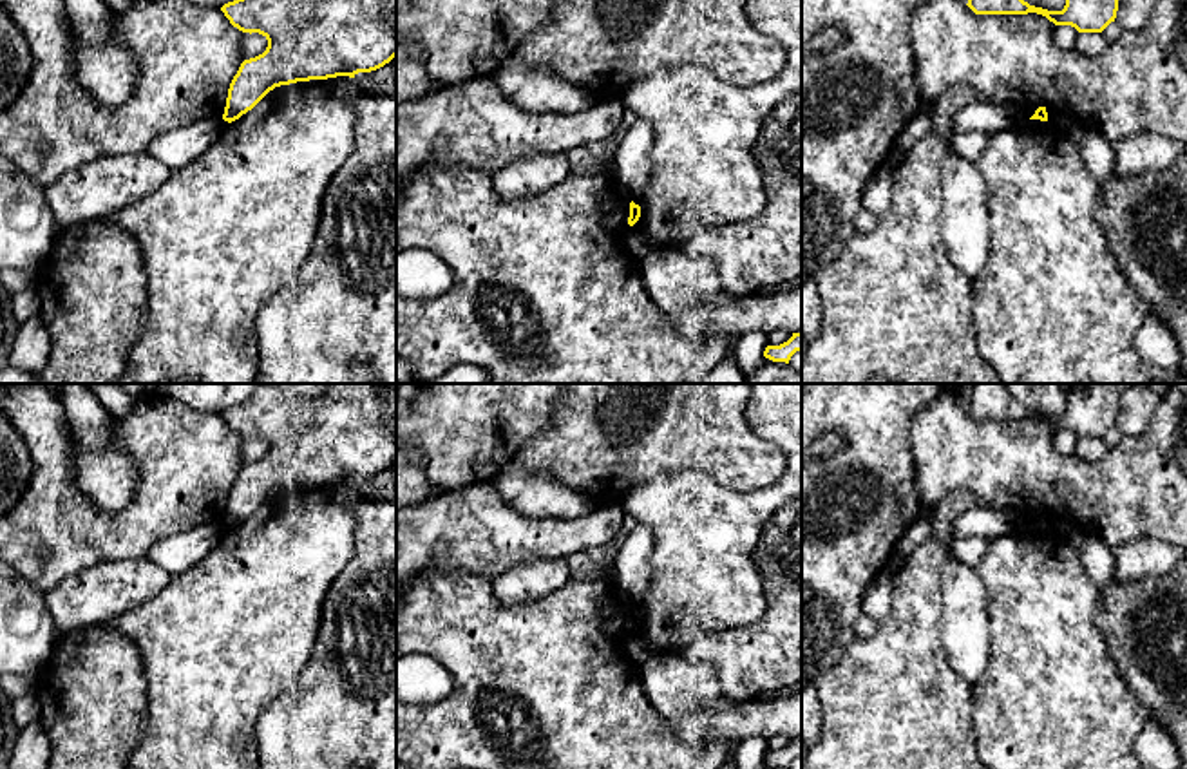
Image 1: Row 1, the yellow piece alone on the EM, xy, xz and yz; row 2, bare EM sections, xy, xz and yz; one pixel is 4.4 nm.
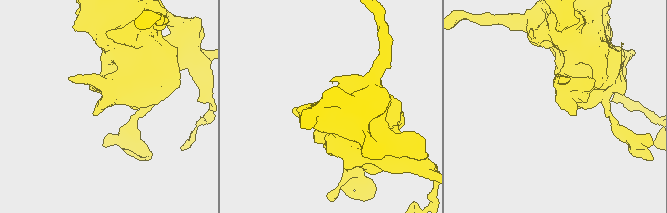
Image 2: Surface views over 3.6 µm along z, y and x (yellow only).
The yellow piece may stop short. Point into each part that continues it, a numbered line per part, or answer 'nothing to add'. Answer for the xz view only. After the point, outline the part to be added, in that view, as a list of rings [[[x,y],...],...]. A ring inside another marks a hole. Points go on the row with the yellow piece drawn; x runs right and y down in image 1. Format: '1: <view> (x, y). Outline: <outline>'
nothing to add

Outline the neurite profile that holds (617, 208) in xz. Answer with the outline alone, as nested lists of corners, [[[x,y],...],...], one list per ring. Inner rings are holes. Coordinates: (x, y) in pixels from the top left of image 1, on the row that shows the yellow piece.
[[[619,188],[617,194],[604,204],[606,224],[613,230],[621,230],[628,224],[630,199]]]

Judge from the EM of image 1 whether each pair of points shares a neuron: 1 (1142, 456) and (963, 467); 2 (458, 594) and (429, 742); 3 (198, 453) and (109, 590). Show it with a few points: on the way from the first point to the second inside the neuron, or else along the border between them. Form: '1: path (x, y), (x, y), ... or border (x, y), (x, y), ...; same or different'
1: path (1097, 476), (1030, 476), (1017, 467), (1008, 467); same
2: path (465, 630), (465, 706); same
3: border (143, 556), (100, 561), (87, 570); different

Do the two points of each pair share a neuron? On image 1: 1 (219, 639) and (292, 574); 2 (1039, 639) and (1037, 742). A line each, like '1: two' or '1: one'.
1: one
2: one

